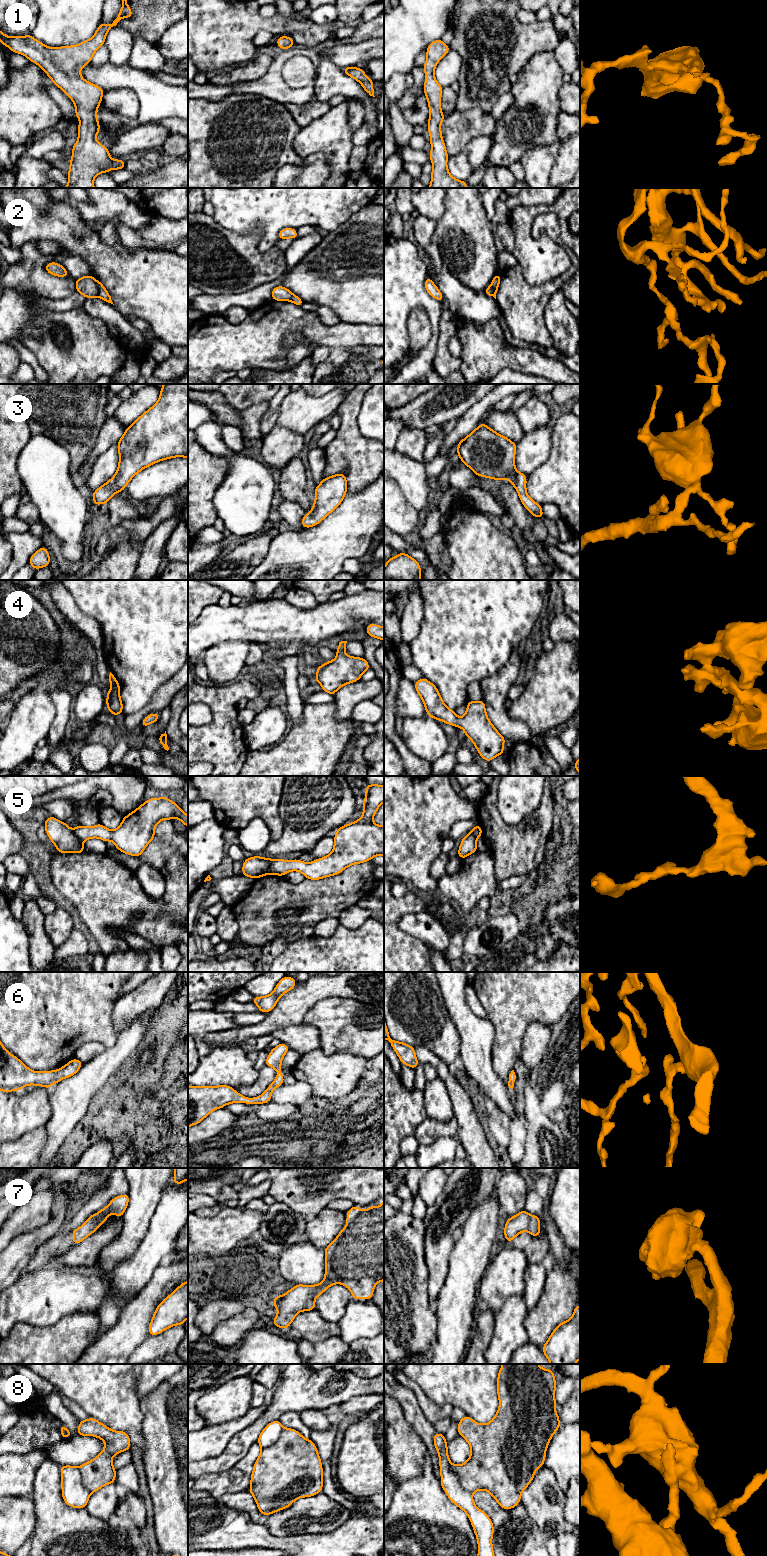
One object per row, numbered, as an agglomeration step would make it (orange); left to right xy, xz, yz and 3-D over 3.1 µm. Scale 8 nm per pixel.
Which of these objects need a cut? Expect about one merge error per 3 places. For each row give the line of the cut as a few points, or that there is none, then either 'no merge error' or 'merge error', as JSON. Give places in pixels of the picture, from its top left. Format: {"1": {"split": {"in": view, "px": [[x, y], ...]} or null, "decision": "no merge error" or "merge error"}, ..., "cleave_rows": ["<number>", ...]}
{"1": {"split": null, "decision": "no merge error"}, "2": {"split": {"in": "xy", "px": [[94, 280], [98, 295]]}, "decision": "merge error"}, "3": {"split": null, "decision": "no merge error"}, "4": {"split": null, "decision": "no merge error"}, "5": {"split": {"in": "xz", "px": [[273, 859], [268, 873]]}, "decision": "merge error"}, "6": {"split": null, "decision": "no merge error"}, "7": {"split": null, "decision": "no merge error"}, "8": {"split": {"in": "yz", "px": [[453, 1466], [453, 1471], [458, 1476], [460, 1485], [471, 1494]]}, "decision": "merge error"}, "cleave_rows": ["2", "5", "8"]}

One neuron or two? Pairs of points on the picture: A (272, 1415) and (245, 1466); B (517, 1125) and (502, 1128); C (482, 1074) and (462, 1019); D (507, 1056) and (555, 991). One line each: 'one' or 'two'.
A: two
B: two
C: one
D: one

